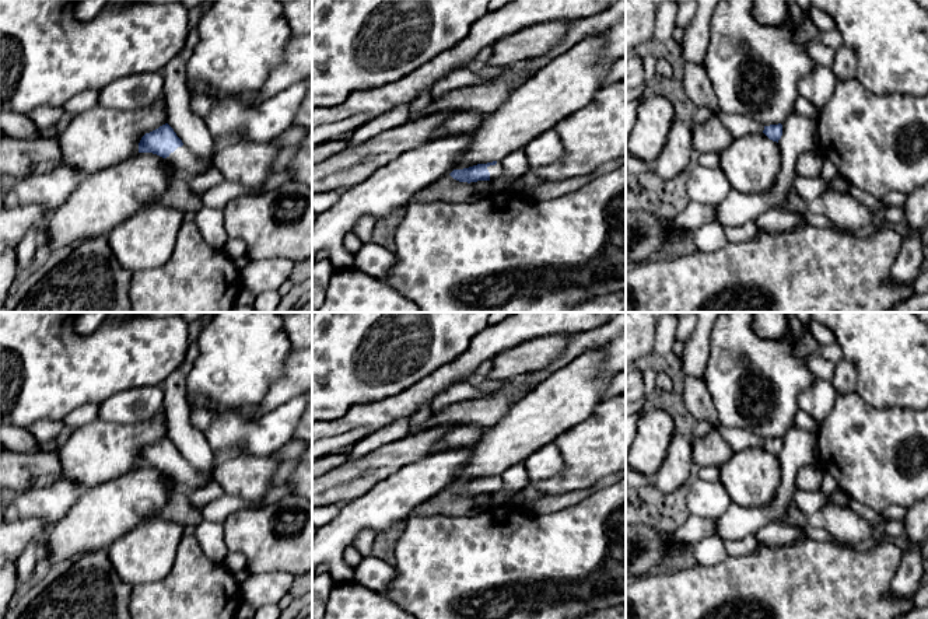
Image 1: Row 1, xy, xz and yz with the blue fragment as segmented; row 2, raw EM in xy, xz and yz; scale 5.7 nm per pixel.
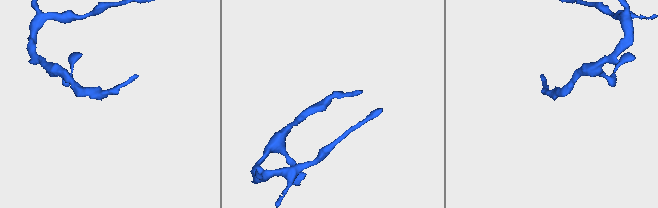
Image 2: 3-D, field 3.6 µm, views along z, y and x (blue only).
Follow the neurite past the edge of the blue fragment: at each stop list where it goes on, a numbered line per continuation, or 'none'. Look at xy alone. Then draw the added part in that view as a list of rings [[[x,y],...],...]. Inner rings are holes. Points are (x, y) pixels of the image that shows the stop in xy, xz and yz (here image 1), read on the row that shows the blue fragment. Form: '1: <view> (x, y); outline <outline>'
1: xy (182, 157); outline [[[186,146],[178,147],[167,157],[176,168],[182,168],[192,175],[207,172],[211,167],[196,157]]]

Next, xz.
1: xz (496, 171); outline [[[497,162],[495,165],[487,167],[490,172],[490,182],[501,182],[504,181],[504,169],[501,162]]]

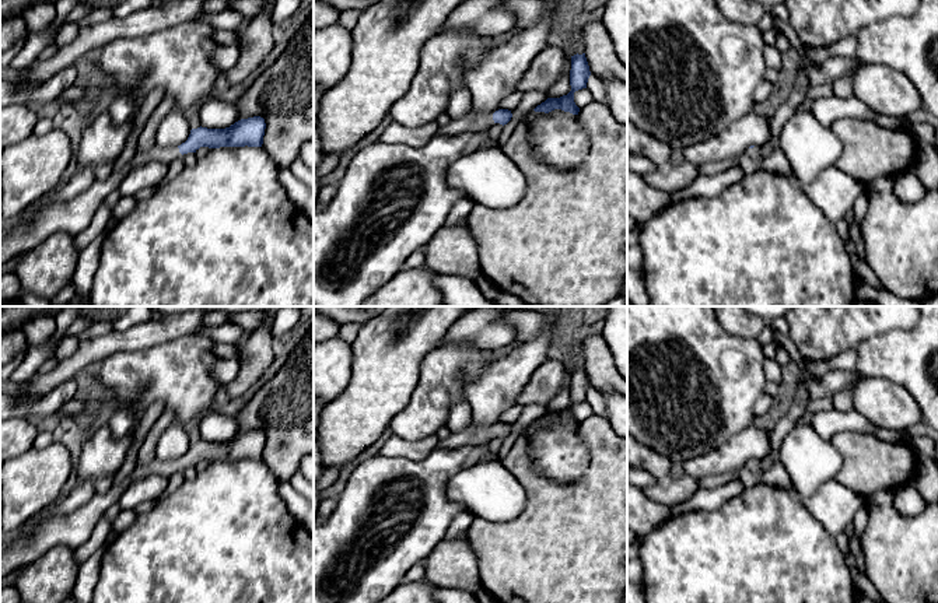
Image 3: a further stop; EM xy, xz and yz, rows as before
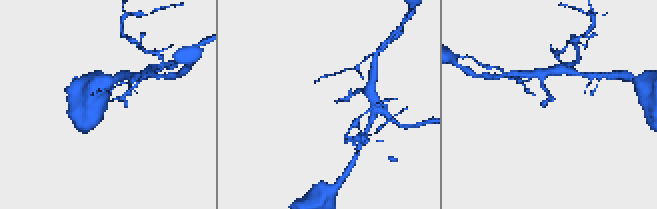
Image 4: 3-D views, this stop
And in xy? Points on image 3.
1: xy (73, 216); outline [[[154,146],[136,152],[126,168],[113,169],[106,180],[95,180],[76,197],[42,208],[31,221],[0,235],[0,267],[14,256],[32,250],[55,232],[77,235],[88,228],[102,200],[119,187],[132,169],[153,161],[171,164],[181,155],[178,147]]]

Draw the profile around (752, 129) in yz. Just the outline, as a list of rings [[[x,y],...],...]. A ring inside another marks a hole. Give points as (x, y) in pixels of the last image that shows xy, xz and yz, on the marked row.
[[[755,109],[706,141],[683,148],[685,159],[696,168],[707,162],[734,159],[750,146],[762,147],[770,139],[770,119]]]

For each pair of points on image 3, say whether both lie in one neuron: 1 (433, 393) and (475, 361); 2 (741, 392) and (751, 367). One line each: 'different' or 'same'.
1: same
2: same

